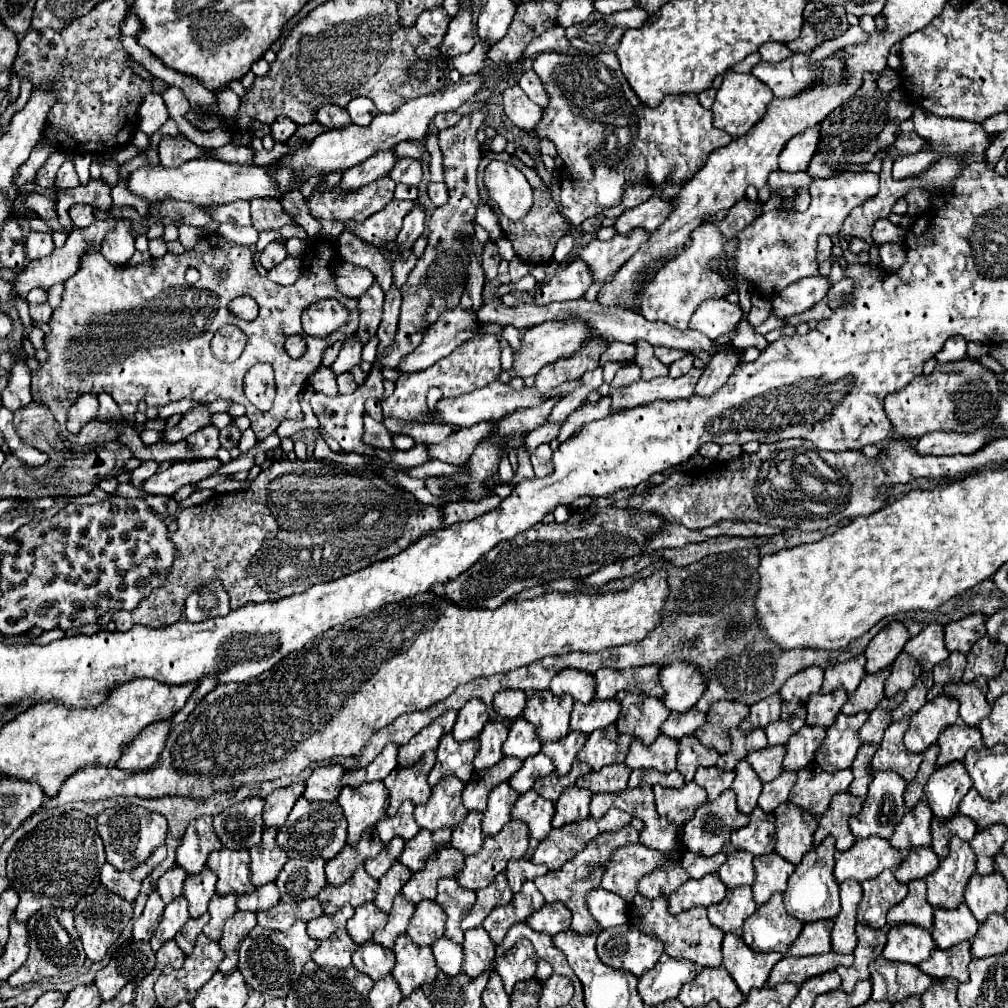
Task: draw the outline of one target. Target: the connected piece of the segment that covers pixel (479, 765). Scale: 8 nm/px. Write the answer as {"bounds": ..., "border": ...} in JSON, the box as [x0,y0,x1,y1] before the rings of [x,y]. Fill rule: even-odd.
{"bounds":[474,721,508,769],"border":[[[500,721],[486,723],[484,731],[480,733],[480,749],[474,757],[474,769],[490,769],[502,759],[502,743],[508,737],[508,727]]]}

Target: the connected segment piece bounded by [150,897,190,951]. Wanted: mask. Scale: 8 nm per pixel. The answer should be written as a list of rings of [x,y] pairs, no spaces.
[[[178,897],[174,899],[172,903],[166,905],[166,911],[164,911],[164,917],[158,925],[158,929],[154,931],[152,939],[150,939],[150,945],[154,951],[158,951],[166,941],[174,939],[174,935],[182,929],[182,925],[190,919],[188,915],[188,903],[186,903],[186,897]]]

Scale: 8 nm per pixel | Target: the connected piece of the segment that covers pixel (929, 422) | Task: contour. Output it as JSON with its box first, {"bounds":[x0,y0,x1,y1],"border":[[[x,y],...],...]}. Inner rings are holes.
{"bounds":[884,359,1000,441],"border":[[[962,359],[956,363],[936,365],[928,377],[920,375],[902,391],[890,393],[888,399],[884,399],[884,411],[892,423],[892,431],[902,439],[912,441],[932,431],[972,433],[986,427],[996,413],[998,397],[1000,389],[994,373],[980,363]]]}

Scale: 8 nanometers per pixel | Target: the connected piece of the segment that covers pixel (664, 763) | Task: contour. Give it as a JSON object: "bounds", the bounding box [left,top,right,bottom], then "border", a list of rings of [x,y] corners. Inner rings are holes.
{"bounds":[626,735,678,773],"border":[[[658,735],[658,739],[644,747],[638,739],[632,741],[626,765],[628,769],[656,769],[660,773],[670,773],[676,769],[676,755],[678,755],[678,741],[666,735]]]}

